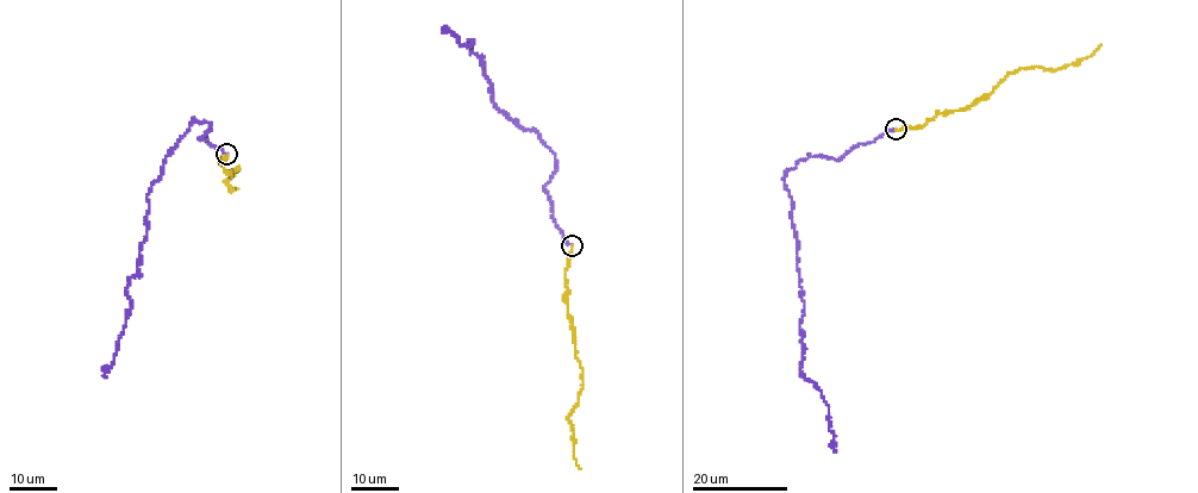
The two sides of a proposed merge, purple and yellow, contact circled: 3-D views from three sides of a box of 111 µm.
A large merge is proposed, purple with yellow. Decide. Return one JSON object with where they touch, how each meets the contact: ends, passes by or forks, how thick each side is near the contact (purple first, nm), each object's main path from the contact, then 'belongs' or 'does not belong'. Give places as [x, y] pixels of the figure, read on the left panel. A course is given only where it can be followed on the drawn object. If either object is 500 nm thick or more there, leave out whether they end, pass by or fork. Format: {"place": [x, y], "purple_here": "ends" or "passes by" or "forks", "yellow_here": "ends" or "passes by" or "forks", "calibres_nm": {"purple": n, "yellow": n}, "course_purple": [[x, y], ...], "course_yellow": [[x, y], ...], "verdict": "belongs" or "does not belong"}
{"place": [226, 154], "purple_here": "ends", "yellow_here": "ends", "calibres_nm": {"purple": 130, "yellow": 170}, "course_purple": [[226, 155], [198, 138], [211, 124], [195, 119], [166, 157], [104, 378]], "course_yellow": [[226, 155], [224, 163], [219, 158], [224, 172], [231, 175], [238, 167], [225, 185], [230, 191], [239, 188]], "verdict": "belongs"}

